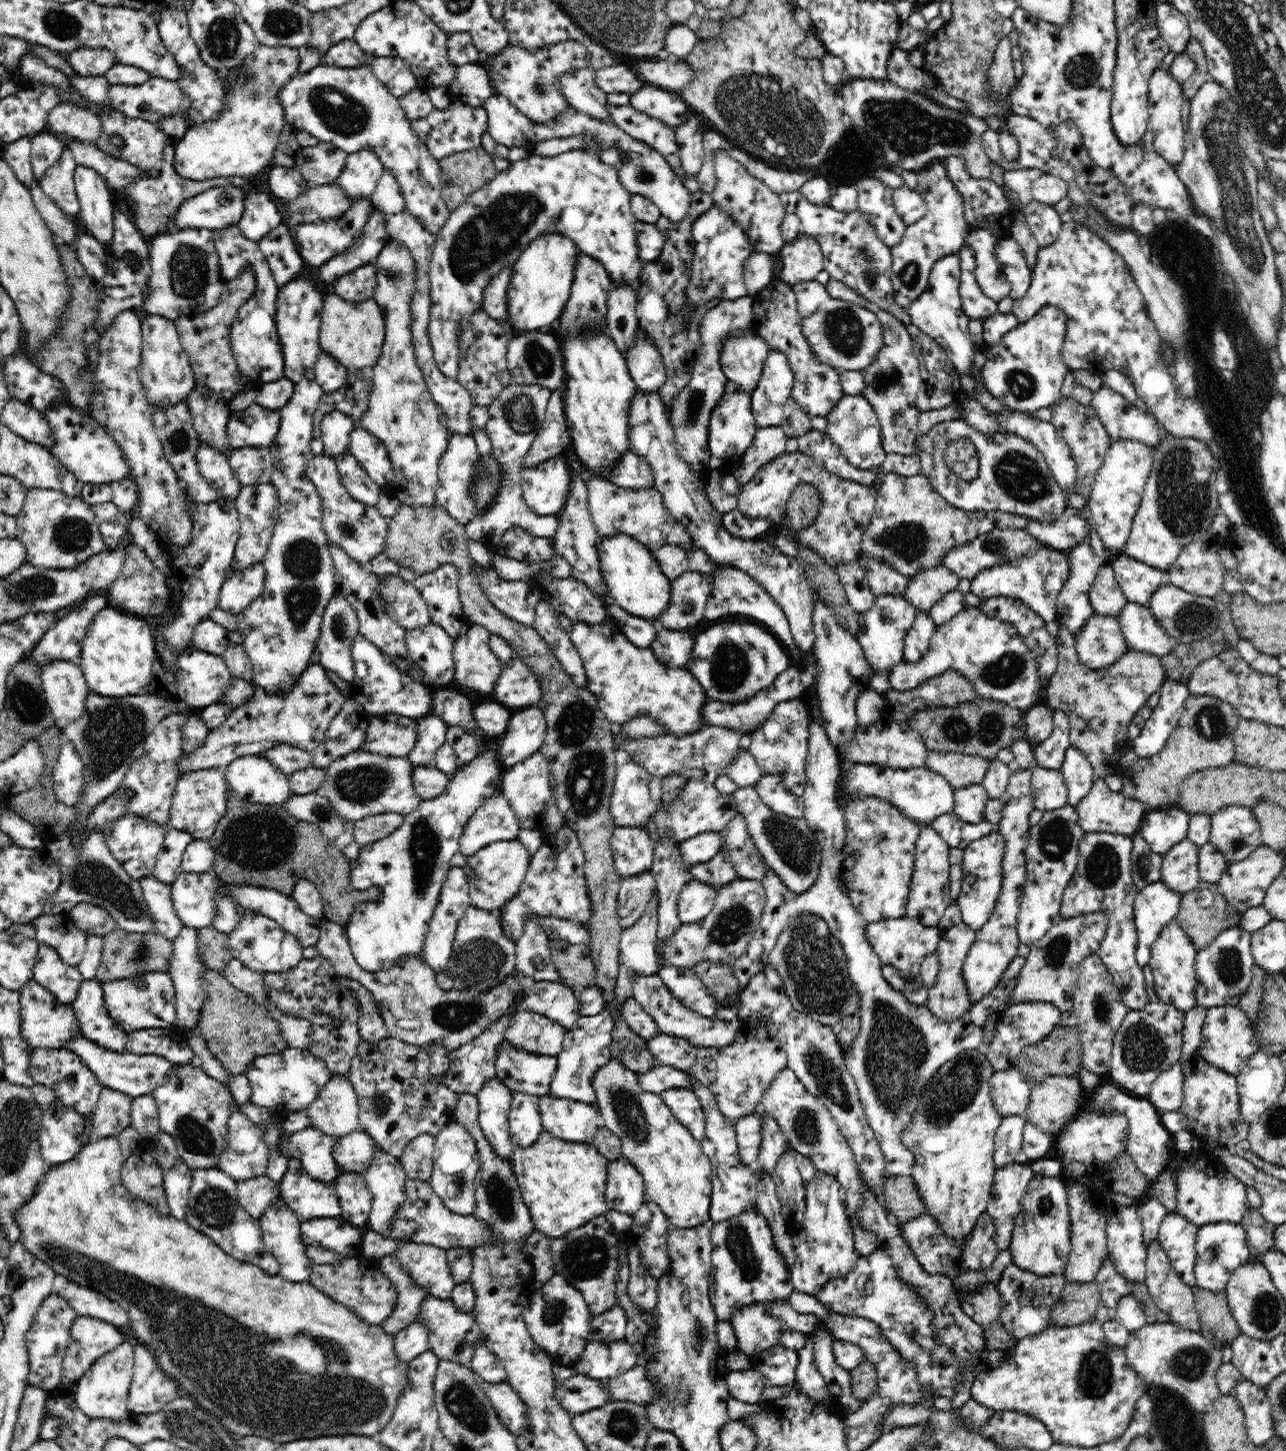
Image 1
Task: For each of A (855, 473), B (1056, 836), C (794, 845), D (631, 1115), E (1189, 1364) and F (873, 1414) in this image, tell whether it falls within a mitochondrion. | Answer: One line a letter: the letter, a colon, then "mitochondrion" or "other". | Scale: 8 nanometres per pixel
A: other
B: mitochondrion
C: mitochondrion
D: mitochondrion
E: mitochondrion
F: mitochondrion

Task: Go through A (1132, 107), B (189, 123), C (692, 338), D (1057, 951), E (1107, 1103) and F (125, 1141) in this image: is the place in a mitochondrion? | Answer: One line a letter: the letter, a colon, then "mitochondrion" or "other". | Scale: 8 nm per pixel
A: other
B: other
C: other
D: mitochondrion
E: mitochondrion
F: other

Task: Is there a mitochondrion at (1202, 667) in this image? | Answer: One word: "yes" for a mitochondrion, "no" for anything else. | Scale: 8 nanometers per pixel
no

